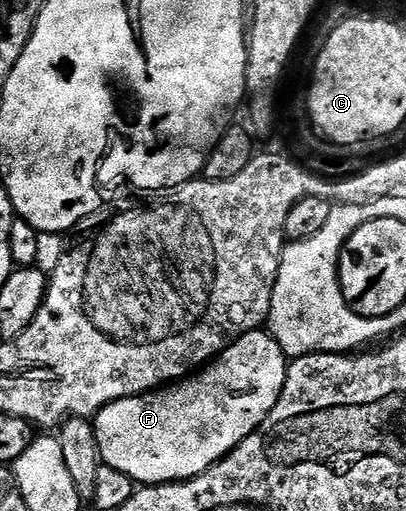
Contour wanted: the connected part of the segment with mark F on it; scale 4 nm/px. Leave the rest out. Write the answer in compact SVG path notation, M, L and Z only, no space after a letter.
M263 329L250 331L187 378L145 395L134 395L132 399L118 399L105 405L93 419L102 466L121 469L121 473L139 485L176 483L205 473L205 469L224 459L238 443L249 437L249 433L258 429L261 421L265 421L283 392L288 366L287 354L270 333Z

